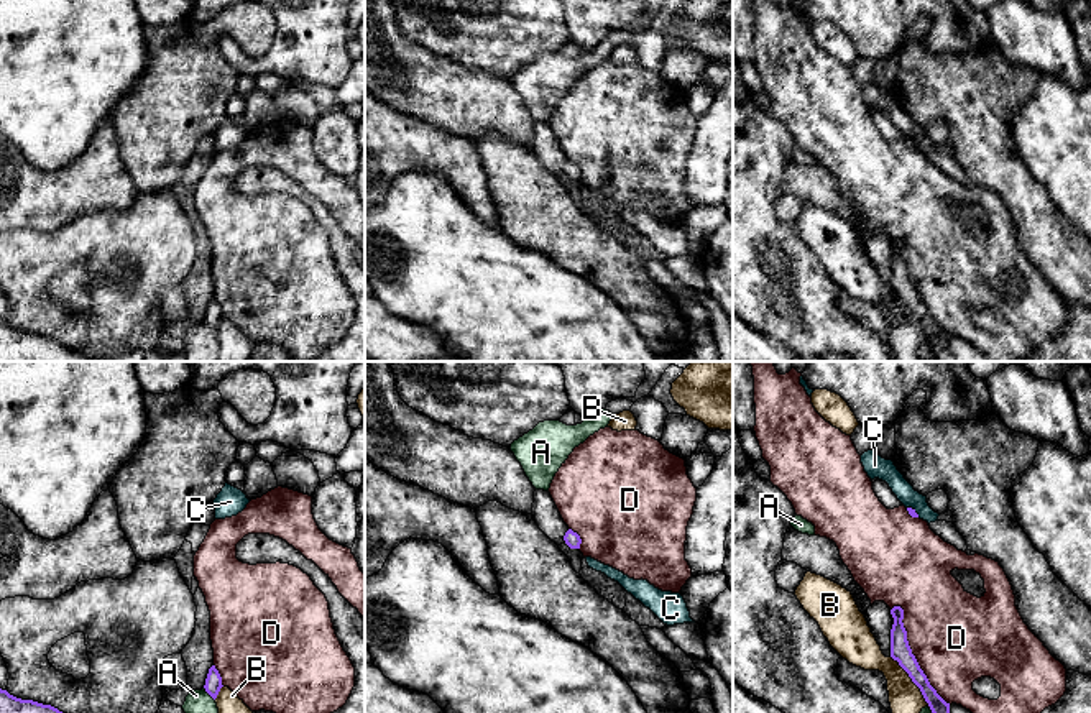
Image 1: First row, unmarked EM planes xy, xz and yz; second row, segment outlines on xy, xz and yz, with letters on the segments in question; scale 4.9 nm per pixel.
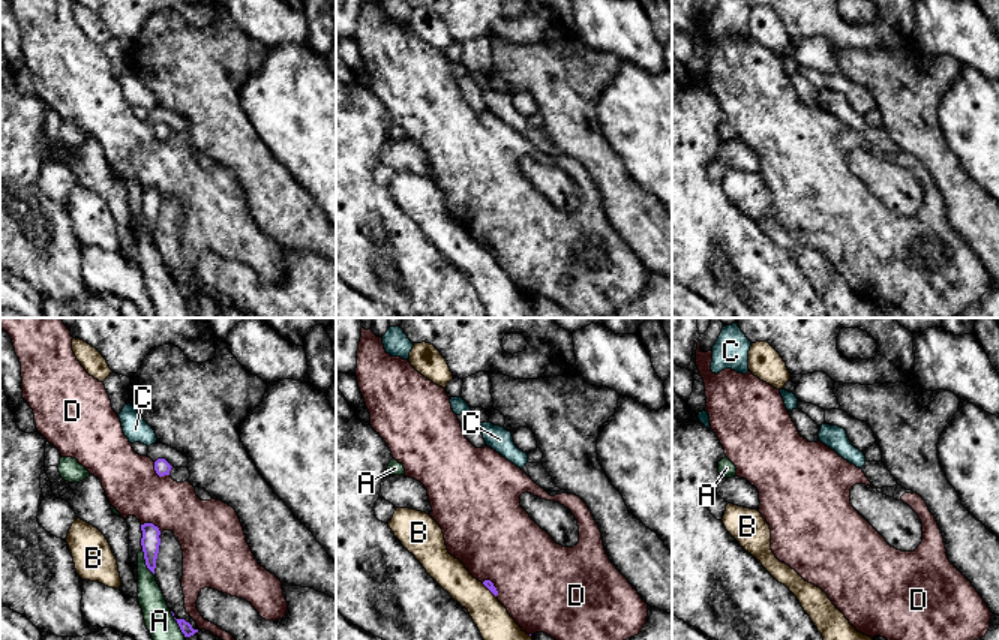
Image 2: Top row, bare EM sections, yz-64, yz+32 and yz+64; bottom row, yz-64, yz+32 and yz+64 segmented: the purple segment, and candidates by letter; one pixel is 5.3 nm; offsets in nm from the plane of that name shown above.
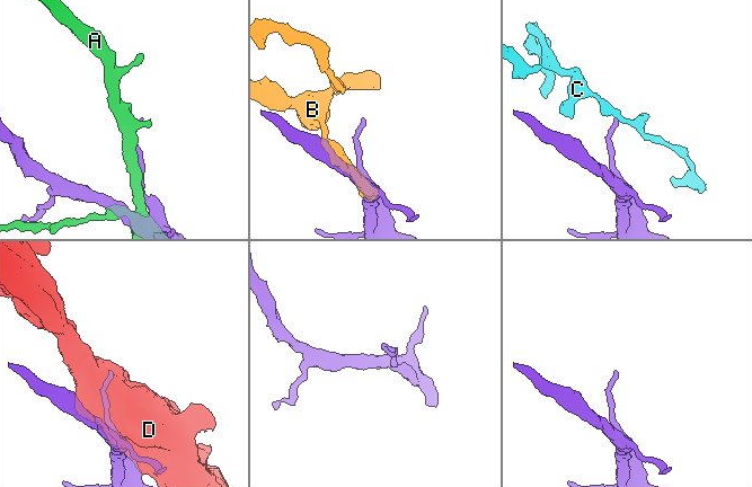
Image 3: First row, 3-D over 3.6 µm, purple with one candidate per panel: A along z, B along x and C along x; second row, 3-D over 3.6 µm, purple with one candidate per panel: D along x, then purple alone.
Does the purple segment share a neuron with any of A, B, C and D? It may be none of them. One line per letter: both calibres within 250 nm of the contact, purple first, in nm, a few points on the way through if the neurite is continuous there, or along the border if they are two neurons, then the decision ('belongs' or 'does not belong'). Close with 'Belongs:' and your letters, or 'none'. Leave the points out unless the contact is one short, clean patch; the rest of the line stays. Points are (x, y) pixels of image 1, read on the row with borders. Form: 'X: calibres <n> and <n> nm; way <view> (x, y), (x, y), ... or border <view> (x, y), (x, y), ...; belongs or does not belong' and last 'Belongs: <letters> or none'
A: calibres 80 and 110 nm; does not belong
B: calibres 100 and 160 nm; does not belong
C: calibres 40 and 100 nm; border yz (907, 506), (919, 516); does not belong
D: calibres 100 and 460 nm; does not belong
Belongs: none

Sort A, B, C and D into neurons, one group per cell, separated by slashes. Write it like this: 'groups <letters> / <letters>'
groups A / B / C / D

